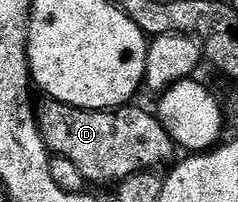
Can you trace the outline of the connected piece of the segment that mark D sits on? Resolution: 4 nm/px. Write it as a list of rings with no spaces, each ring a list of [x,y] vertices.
[[[47,97],[46,103],[36,110],[38,125],[42,128],[42,138],[46,142],[46,147],[50,149],[51,155],[67,158],[84,172],[87,183],[111,182],[117,184],[125,180],[128,176],[139,174],[145,170],[157,171],[158,166],[165,162],[175,161],[174,153],[176,147],[174,141],[168,136],[164,124],[158,118],[157,113],[141,110],[135,104],[127,104],[121,108],[113,110],[85,110],[69,106],[63,102],[57,102],[55,98]]]

